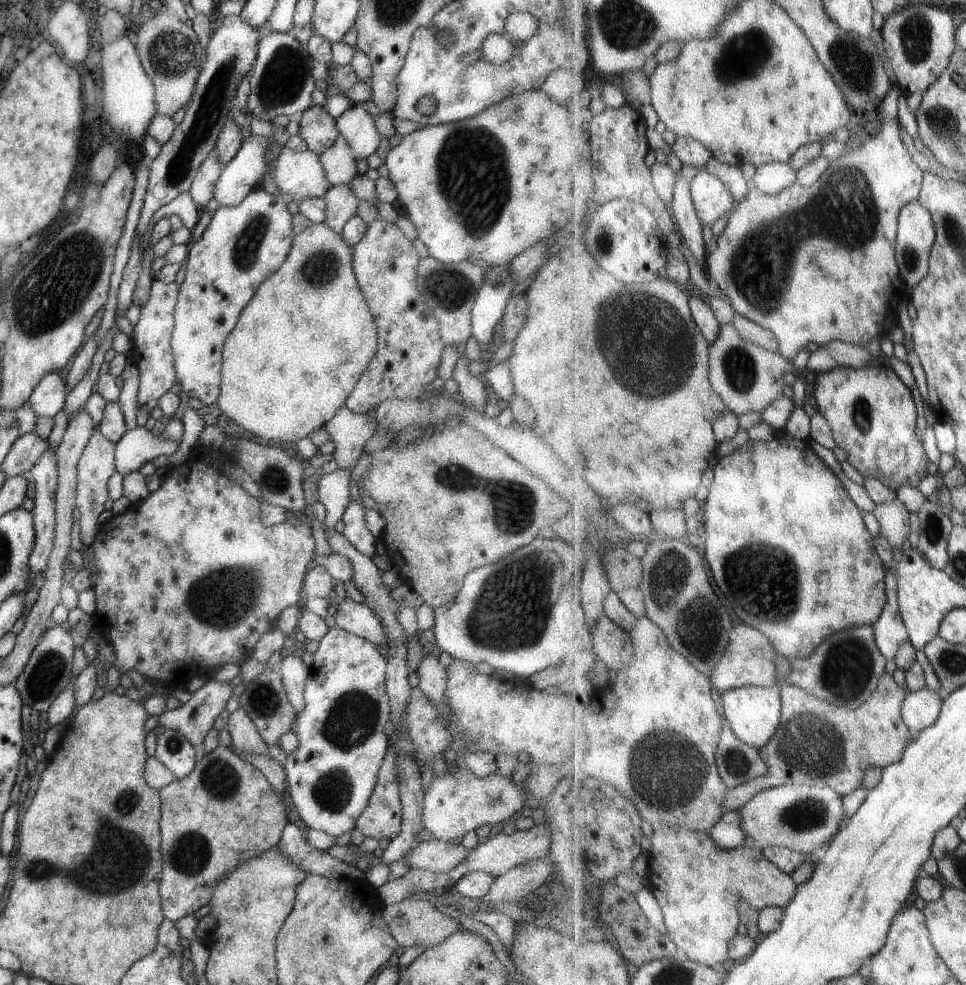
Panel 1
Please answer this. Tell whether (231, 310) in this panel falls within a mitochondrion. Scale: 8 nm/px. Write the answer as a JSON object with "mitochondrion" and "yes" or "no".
{"mitochondrion":"no"}

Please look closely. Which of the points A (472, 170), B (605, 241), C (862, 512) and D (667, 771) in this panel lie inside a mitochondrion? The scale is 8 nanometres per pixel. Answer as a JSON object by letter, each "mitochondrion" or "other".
{"A":"mitochondrion","B":"mitochondrion","C":"other","D":"mitochondrion"}

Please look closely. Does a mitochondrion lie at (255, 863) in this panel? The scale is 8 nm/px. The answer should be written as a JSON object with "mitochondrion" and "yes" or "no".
{"mitochondrion":"no"}

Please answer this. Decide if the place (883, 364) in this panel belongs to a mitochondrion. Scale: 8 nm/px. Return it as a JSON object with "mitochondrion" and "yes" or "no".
{"mitochondrion":"no"}

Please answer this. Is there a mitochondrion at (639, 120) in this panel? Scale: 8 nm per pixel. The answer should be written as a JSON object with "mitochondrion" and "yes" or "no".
{"mitochondrion":"no"}

